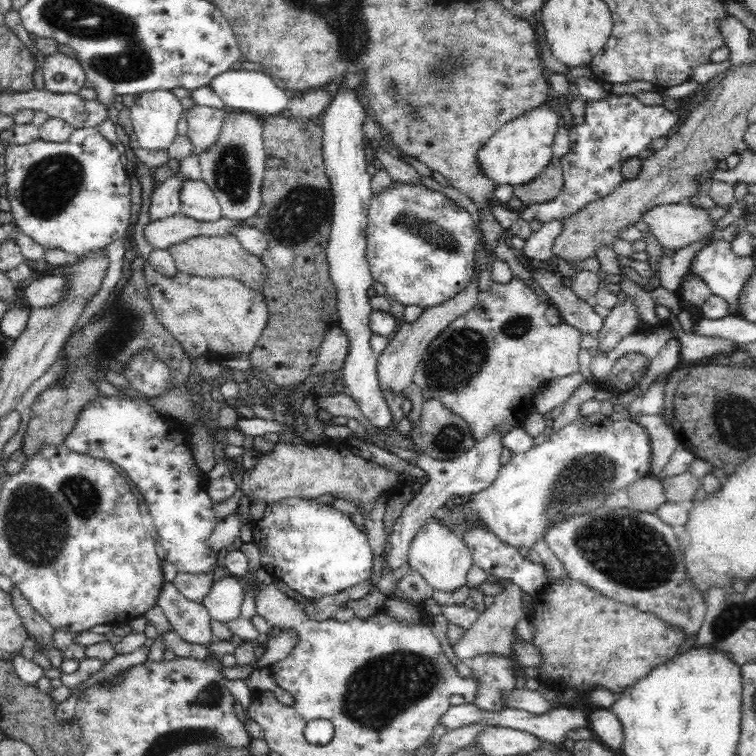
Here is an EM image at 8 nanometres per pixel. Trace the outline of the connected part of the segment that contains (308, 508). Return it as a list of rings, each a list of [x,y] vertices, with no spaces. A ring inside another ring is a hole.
[[[288,498],[264,508],[264,516],[254,524],[254,542],[262,556],[262,570],[276,580],[282,580],[292,592],[298,592],[302,598],[320,600],[322,596],[336,596],[356,584],[370,580],[374,554],[368,542],[368,536],[352,522],[352,516],[336,510],[334,506],[320,504],[318,500]]]

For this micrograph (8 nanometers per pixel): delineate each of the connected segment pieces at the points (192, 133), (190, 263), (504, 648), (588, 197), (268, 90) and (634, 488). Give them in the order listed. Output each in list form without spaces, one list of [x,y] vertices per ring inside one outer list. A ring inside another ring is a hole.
[[[196,106],[190,110],[188,116],[188,138],[192,144],[192,156],[198,156],[202,152],[208,152],[210,146],[216,144],[216,140],[222,134],[224,122],[226,122],[226,112],[220,108],[206,108],[206,106]]]
[[[200,236],[170,246],[168,250],[174,256],[176,268],[182,274],[198,276],[198,278],[234,278],[240,280],[244,286],[252,288],[254,292],[264,292],[264,284],[268,280],[270,268],[264,266],[260,256],[248,254],[248,250],[242,246],[238,236],[210,236],[210,238]]]
[[[508,584],[506,590],[502,594],[496,596],[496,602],[490,610],[486,610],[472,626],[470,630],[464,632],[464,636],[460,638],[460,642],[454,646],[454,654],[458,658],[458,662],[470,662],[476,656],[482,654],[500,654],[500,656],[512,656],[512,642],[514,642],[514,630],[516,624],[524,614],[522,604],[520,604],[520,594],[522,590],[516,588],[516,584]]]
[[[610,94],[604,100],[586,102],[584,122],[570,128],[570,152],[560,156],[562,172],[564,172],[564,190],[550,202],[524,206],[522,220],[532,222],[538,220],[542,224],[566,220],[576,216],[586,204],[606,198],[616,192],[620,184],[624,184],[622,164],[630,158],[638,158],[638,154],[648,148],[656,138],[668,136],[670,128],[678,124],[680,110],[668,112],[664,106],[648,106],[636,100],[634,94]]]
[[[244,68],[244,70],[228,70],[222,72],[220,76],[216,76],[216,80],[212,80],[212,84],[208,84],[208,88],[212,88],[212,92],[230,108],[238,110],[238,112],[248,112],[248,114],[256,114],[256,116],[280,116],[286,108],[288,108],[288,98],[286,92],[282,92],[280,88],[274,86],[272,78],[268,78],[262,72],[252,72],[252,68]]]
[[[650,474],[646,478],[630,484],[626,490],[630,496],[630,508],[632,510],[654,514],[658,510],[658,506],[662,506],[666,502],[662,482]]]

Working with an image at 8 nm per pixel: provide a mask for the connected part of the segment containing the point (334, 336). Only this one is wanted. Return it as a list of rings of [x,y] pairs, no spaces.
[[[340,326],[338,328],[332,328],[328,332],[328,336],[324,338],[324,342],[322,342],[320,356],[318,356],[312,372],[314,374],[324,374],[324,372],[342,368],[344,366],[344,360],[348,358],[348,348],[350,348],[348,338],[350,336],[346,336],[346,332]]]

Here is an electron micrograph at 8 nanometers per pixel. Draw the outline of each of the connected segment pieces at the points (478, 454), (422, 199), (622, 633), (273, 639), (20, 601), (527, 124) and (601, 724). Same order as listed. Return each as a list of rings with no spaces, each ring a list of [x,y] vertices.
[[[492,432],[486,440],[474,444],[468,452],[464,452],[458,458],[452,460],[434,460],[430,456],[424,454],[416,454],[414,450],[404,450],[398,448],[396,456],[402,460],[414,460],[418,468],[422,468],[428,476],[430,482],[420,488],[420,492],[410,500],[410,504],[402,510],[402,514],[398,516],[398,520],[394,522],[394,530],[392,530],[392,554],[390,554],[390,568],[396,572],[398,568],[408,566],[408,554],[410,554],[410,544],[414,540],[414,536],[428,524],[428,518],[434,514],[440,514],[442,506],[452,498],[452,496],[470,496],[476,494],[480,490],[486,490],[498,476],[502,464],[500,464],[500,454],[502,454],[502,436],[500,432]]]
[[[394,182],[392,188],[388,188],[380,198],[374,198],[368,210],[368,230],[366,230],[366,258],[372,270],[374,280],[378,280],[380,284],[386,286],[386,296],[392,300],[402,302],[404,306],[422,306],[426,308],[436,308],[444,302],[448,302],[450,298],[454,298],[458,292],[462,292],[464,288],[468,288],[468,284],[472,284],[472,276],[476,274],[476,244],[478,244],[480,236],[476,232],[476,224],[472,222],[472,216],[466,210],[454,208],[446,204],[446,198],[440,192],[432,192],[426,188],[416,188],[416,186],[406,186],[404,182]]]
[[[570,576],[542,588],[530,620],[536,628],[532,644],[542,656],[540,676],[558,688],[576,688],[582,700],[592,688],[624,692],[658,666],[672,662],[686,640],[684,630],[670,628],[656,614],[614,602]]]
[[[282,630],[282,632],[276,632],[274,636],[270,636],[270,642],[266,644],[266,654],[260,662],[254,662],[252,666],[246,666],[246,668],[226,668],[224,674],[228,676],[228,680],[248,680],[248,676],[260,668],[270,668],[274,666],[276,662],[284,660],[290,650],[294,648],[296,644],[296,634],[292,630]]]
[[[12,586],[12,590],[10,590],[10,598],[12,598],[12,606],[14,606],[16,614],[22,618],[28,634],[46,650],[52,666],[54,668],[60,668],[60,664],[64,660],[64,654],[58,648],[52,646],[54,626],[32,608],[32,604],[24,598],[24,594],[16,586]]]
[[[540,106],[502,126],[476,154],[478,166],[494,186],[520,188],[522,184],[532,184],[532,180],[536,180],[536,176],[540,176],[540,172],[544,172],[544,168],[548,168],[548,164],[554,160],[552,142],[558,128],[558,114],[548,106]]]
[[[594,708],[594,712],[588,716],[590,730],[598,738],[600,744],[604,744],[612,752],[622,752],[624,748],[624,728],[620,718],[612,710]]]

